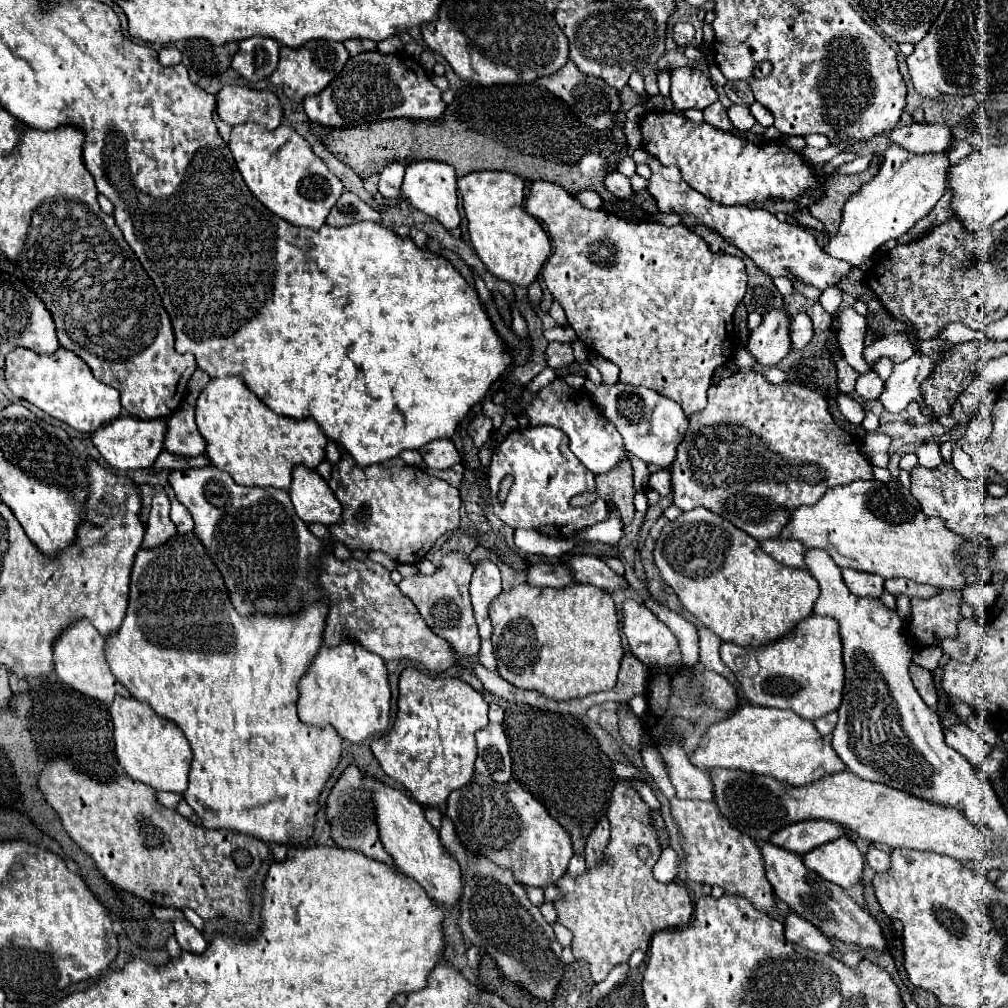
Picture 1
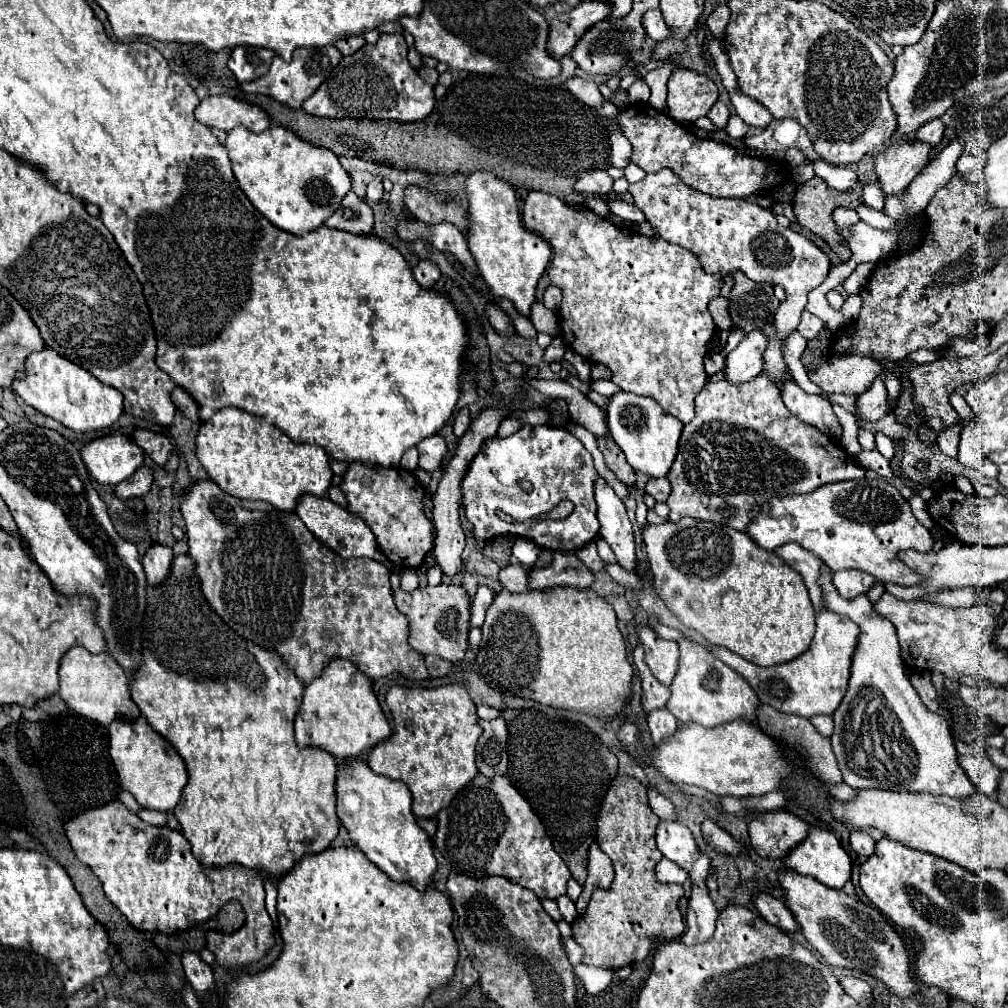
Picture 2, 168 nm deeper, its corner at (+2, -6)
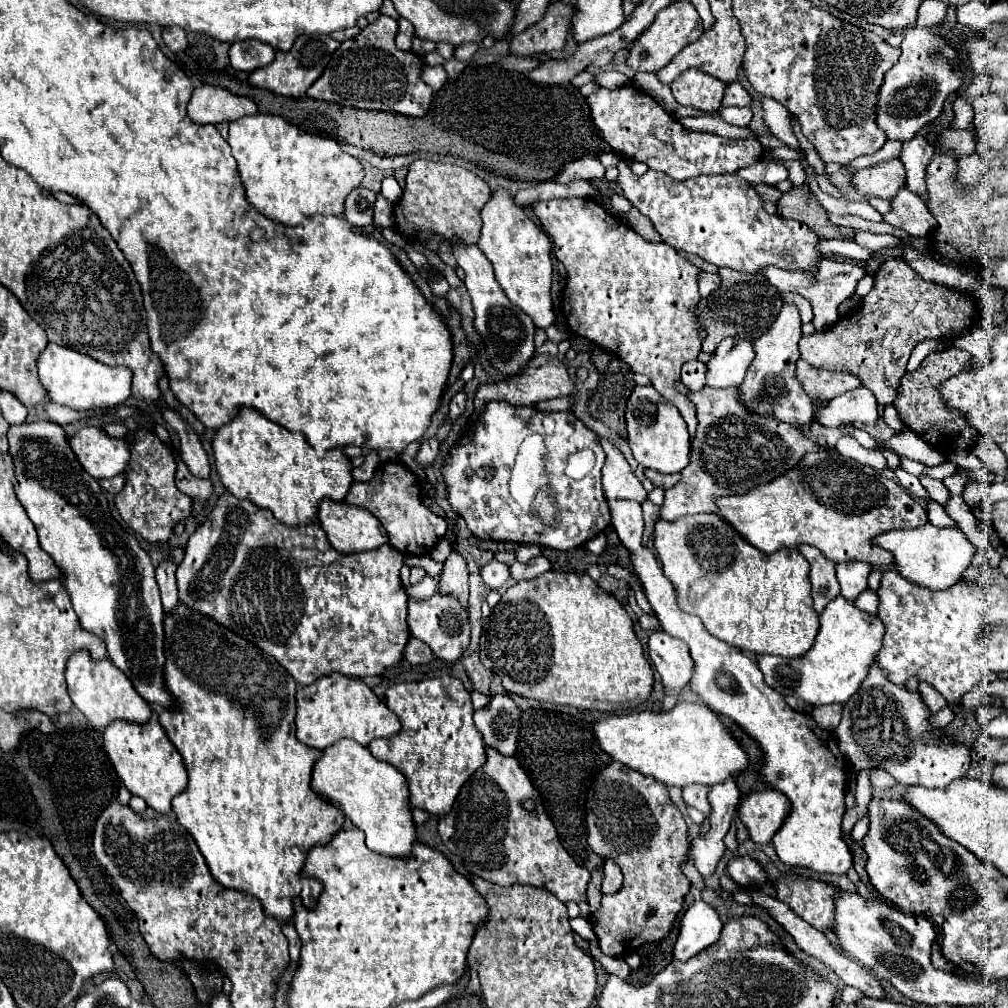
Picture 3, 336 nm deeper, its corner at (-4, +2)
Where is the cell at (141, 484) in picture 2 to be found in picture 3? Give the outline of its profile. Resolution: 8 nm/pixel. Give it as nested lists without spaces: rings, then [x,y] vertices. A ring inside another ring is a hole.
[[[122,472],[122,474],[118,474],[118,476],[114,476],[114,478],[108,478],[108,480],[102,480],[100,482],[100,486],[106,490],[106,492],[112,492],[112,494],[118,494],[118,492],[122,492],[122,486],[126,484],[126,474]]]

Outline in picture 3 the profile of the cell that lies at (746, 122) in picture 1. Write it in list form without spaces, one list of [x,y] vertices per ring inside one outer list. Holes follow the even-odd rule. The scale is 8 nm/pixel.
[[[720,108],[720,116],[724,122],[734,126],[748,126],[752,120],[750,108]]]

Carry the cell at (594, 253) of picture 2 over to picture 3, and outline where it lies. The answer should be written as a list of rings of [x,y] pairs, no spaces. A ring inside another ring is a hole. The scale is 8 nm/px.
[[[590,198],[534,202],[532,210],[568,272],[562,302],[568,330],[622,358],[632,372],[648,376],[652,386],[680,410],[694,436],[698,424],[694,402],[676,390],[676,382],[682,364],[698,360],[706,338],[696,312],[700,268],[664,242],[644,240]]]

